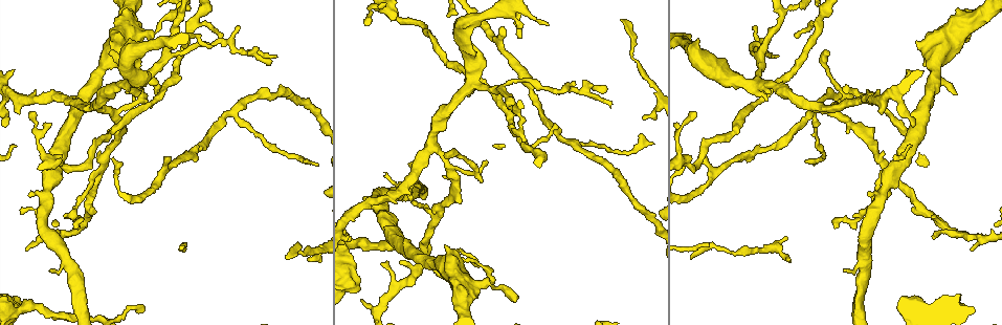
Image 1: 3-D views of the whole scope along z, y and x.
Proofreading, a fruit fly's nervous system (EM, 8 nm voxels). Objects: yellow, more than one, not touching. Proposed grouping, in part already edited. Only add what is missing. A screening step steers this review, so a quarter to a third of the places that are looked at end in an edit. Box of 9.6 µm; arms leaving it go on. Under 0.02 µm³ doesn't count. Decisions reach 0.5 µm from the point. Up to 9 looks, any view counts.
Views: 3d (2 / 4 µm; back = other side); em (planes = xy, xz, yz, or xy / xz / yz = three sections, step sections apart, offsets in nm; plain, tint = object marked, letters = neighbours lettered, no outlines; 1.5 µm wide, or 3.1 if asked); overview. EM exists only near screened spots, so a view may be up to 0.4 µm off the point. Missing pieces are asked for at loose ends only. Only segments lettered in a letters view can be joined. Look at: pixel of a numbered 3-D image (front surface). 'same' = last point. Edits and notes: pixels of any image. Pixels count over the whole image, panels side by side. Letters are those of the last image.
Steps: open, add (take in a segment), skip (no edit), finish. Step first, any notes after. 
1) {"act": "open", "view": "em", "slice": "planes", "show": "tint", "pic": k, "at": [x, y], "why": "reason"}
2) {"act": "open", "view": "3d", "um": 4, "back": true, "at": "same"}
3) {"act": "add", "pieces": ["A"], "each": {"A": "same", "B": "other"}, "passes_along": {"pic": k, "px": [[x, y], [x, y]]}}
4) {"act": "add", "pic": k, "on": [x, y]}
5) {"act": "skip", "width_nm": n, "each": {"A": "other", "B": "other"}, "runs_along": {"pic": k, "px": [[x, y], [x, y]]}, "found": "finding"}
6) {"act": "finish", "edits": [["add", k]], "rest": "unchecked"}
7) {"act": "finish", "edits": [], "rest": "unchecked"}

{"act": "open", "view": "em", "slice": "xy", "step": 4, "show": "tint", "pic": 1, "at": [651, 143], "why": "end of a long branch"}

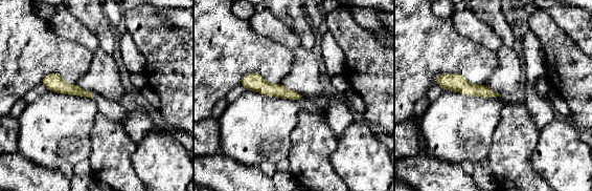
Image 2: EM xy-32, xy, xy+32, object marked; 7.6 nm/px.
{"act": "open", "view": "em", "slice": "planes", "show": "letters", "at": "same"}

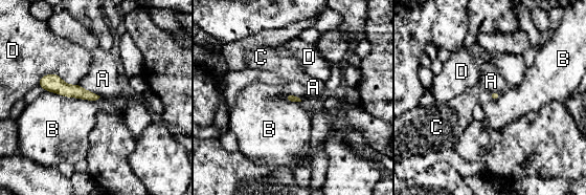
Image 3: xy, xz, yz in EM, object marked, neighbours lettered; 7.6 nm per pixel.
{"act": "skip", "longest_contact_nm": ["B", 400], "each": {"A": "other", "B": "other", "C": "other", "D": "other"}, "found": "no lettered segment goes on from it"}

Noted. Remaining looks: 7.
{"act": "open", "view": "3d", "um": 4, "pic": 1, "at": [166, 159], "why": "free end"}

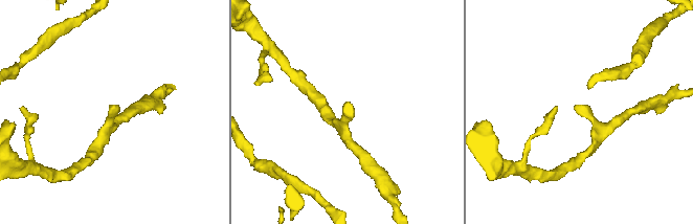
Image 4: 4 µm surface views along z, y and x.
{"act": "open", "view": "em", "slice": "planes", "show": "letters", "pic": 4, "at": [346, 105]}

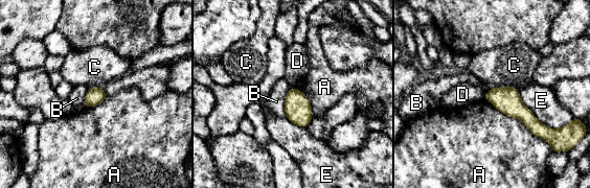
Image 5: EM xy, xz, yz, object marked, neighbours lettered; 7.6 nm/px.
{"act": "skip", "width_nm": 140, "each": {"A": "other", "B": "other", "C": "other", "D": "other", "E": "other"}, "border": {"pic": 5, "px": [[292, 87], [286, 97], [285, 117]]}, "found": "none of them fits"}

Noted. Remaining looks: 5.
{"act": "open", "view": "3d", "um": 4, "pic": 1, "at": [31, 113], "why": "an open end"}

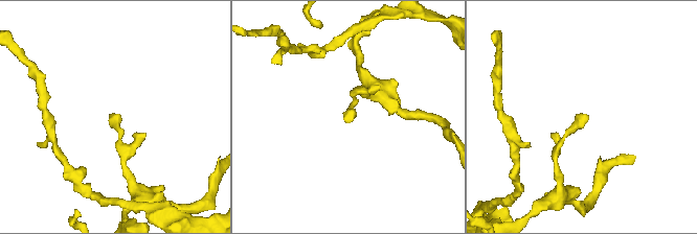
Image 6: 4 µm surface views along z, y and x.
{"act": "open", "view": "em", "slice": "xz", "step": 4, "show": "letters", "pic": 6, "at": [588, 116], "why": "shape alone is not enough"}

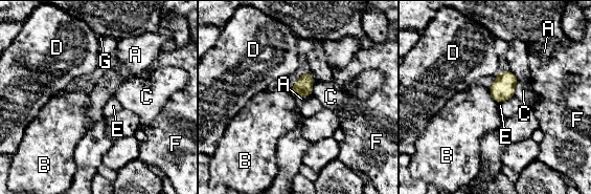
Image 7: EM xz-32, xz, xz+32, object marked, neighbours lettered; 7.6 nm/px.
{"act": "open", "view": "em", "slice": "planes", "show": "letters", "at": "same"}

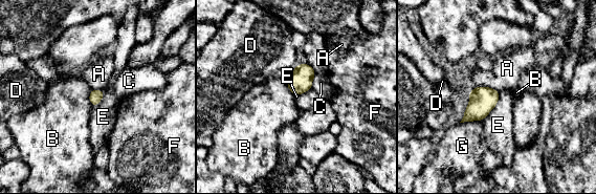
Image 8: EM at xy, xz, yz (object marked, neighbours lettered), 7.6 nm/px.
{"act": "skip", "each": {"A": "other", "B": "other", "C": "other", "D": "other", "E": "other", "F": "other", "G": "other"}, "border": {"pic": 8, "px": [[500, 91], [497, 104], [482, 121]]}, "found": "no lettered segment goes on from it"}

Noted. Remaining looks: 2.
{"act": "open", "view": "3d", "um": 2, "pic": 1, "at": [287, 257], "why": "end of a long branch"}

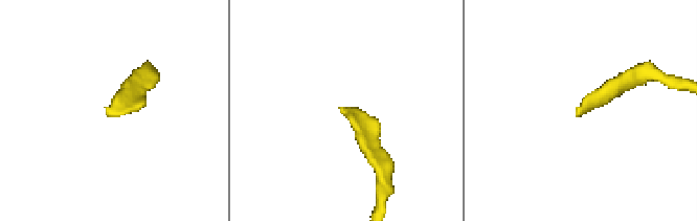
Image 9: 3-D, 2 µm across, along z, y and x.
{"act": "open", "view": "em", "slice": "yz", "step": 8, "show": "letters", "pic": 9, "at": [341, 110]}

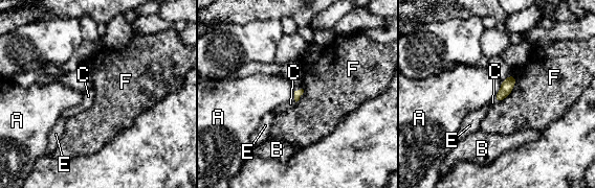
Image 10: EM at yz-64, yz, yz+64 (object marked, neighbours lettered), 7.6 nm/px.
{"act": "add", "pic": 10, "on": [290, 103], "longest_contact_nm": ["F", 260], "each": {"A": "other", "B": "other", "C": "same", "E": "other", "F": "other"}, "passes_along": {"pic": 10, "px": [[299, 93], [294, 94], [290, 103]]}, "found": "the neuron continues"}

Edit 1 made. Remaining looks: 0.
{"act": "finish", "edits": [["add", 10]], "rest": "unchecked"}

